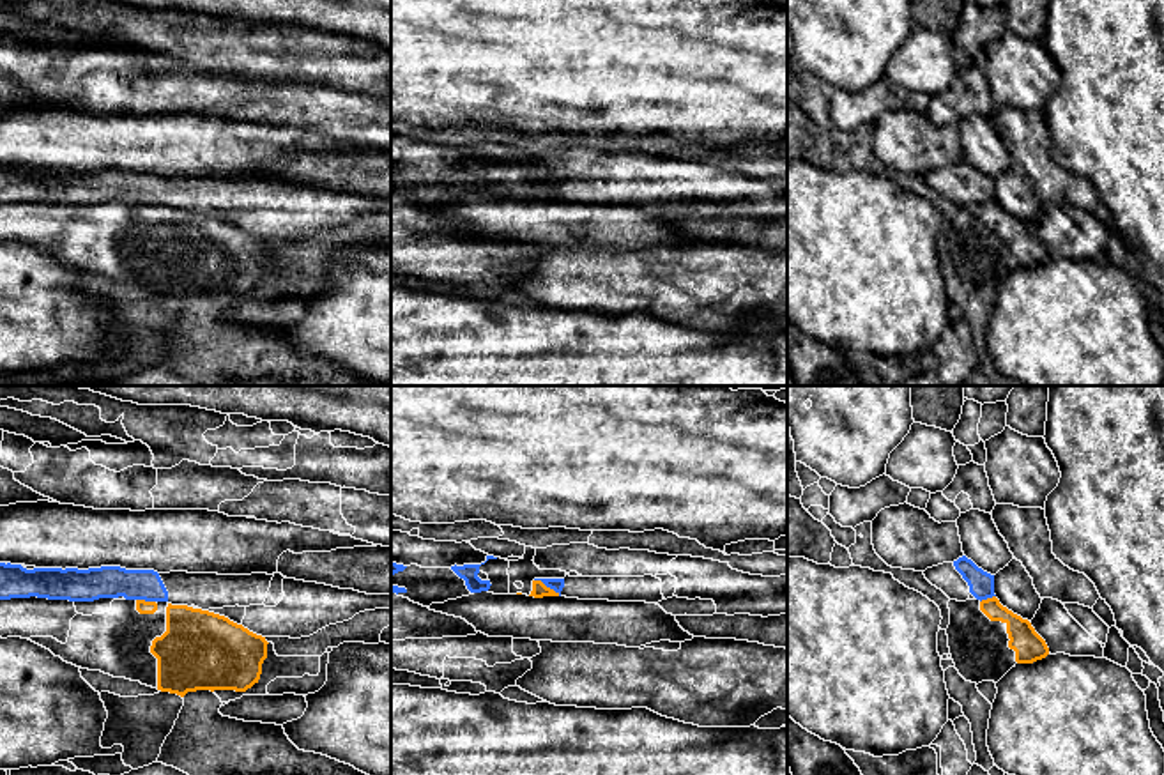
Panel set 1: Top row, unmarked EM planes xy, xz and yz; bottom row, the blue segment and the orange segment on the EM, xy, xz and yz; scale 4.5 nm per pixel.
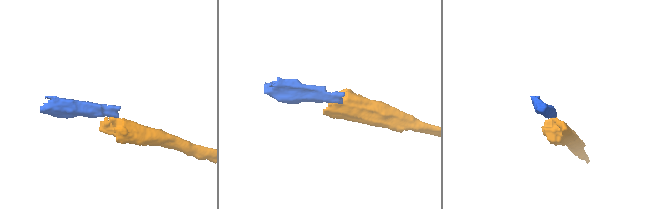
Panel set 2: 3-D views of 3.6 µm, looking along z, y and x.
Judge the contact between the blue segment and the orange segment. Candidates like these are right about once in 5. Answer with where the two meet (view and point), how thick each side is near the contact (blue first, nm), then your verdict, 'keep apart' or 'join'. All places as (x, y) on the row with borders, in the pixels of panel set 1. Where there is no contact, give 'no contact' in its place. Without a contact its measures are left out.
contact xz (547, 586); calibres 60 and 70 nm; keep apart

